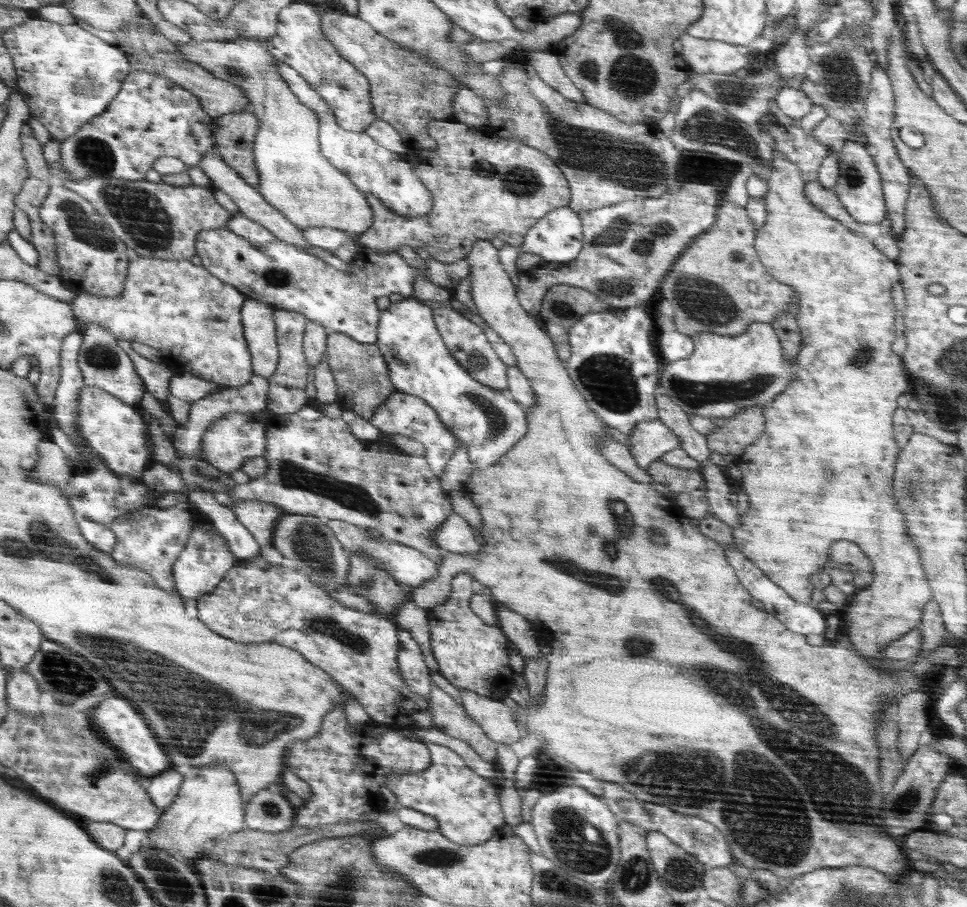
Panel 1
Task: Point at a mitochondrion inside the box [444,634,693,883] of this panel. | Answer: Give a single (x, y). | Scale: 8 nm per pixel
(576, 842)

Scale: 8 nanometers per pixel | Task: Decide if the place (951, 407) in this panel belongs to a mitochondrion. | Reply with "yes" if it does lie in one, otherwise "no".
yes

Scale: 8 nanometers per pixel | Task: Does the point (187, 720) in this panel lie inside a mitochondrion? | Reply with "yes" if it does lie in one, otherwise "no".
yes

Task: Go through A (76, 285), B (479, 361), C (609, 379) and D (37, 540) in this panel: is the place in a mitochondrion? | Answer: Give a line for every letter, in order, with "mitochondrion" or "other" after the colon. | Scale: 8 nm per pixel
A: other
B: mitochondrion
C: mitochondrion
D: mitochondrion

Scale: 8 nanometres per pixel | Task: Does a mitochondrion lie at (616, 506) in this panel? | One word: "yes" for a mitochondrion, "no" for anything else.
yes

